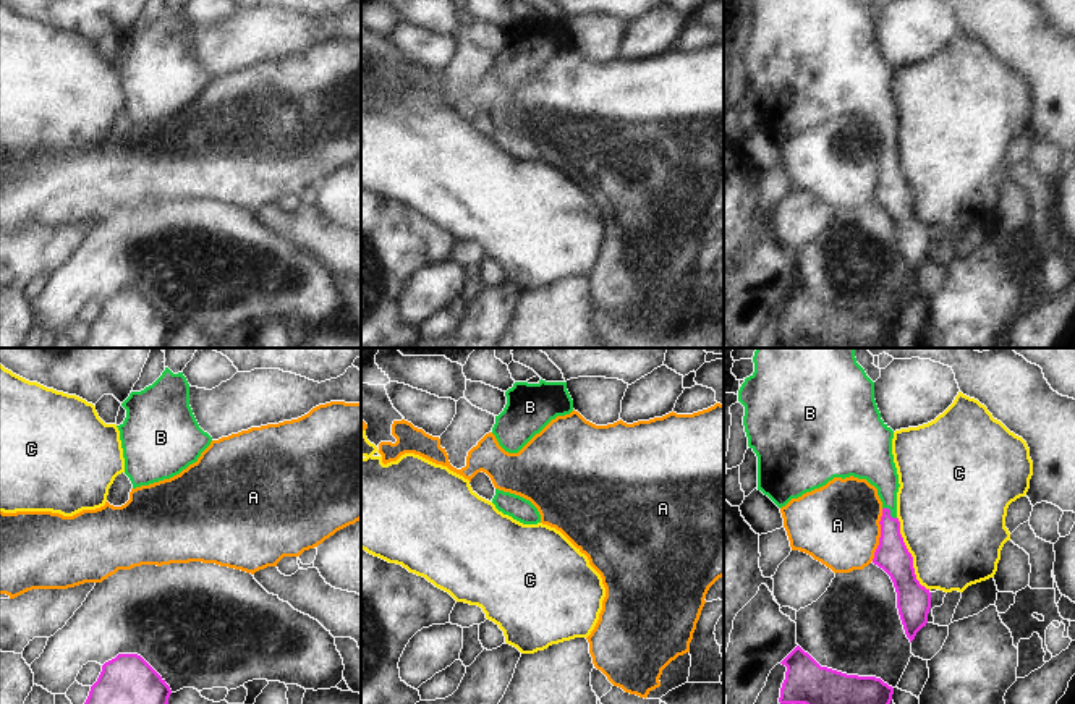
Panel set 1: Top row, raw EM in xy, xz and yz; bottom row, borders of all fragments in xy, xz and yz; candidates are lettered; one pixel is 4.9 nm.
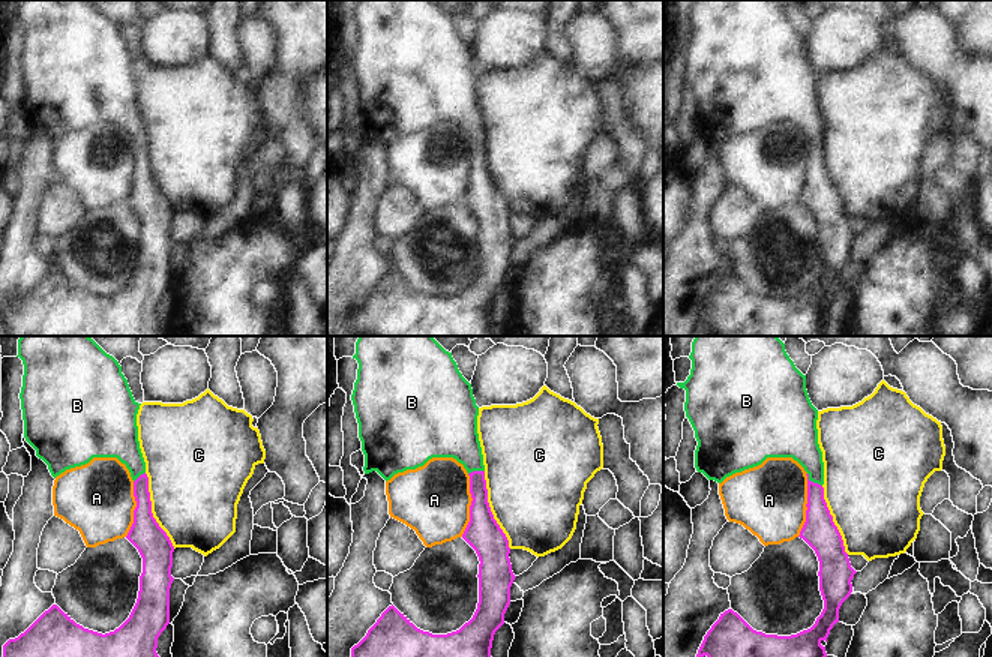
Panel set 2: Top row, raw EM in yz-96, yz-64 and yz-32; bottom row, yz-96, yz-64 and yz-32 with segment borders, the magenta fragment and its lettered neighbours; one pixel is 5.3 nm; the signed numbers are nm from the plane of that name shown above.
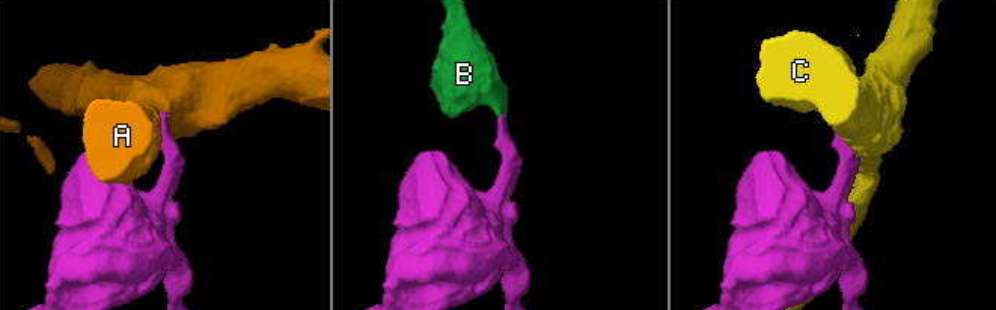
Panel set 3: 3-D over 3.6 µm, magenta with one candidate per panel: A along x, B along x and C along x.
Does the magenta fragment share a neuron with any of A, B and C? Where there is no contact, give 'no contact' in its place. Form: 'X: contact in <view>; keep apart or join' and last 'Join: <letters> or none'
A: contact in yz; keep apart
B: contact in yz; join
C: contact in yz; keep apart
Join: B

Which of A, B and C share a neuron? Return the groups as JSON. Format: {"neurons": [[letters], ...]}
{"neurons": [["A"], ["B"], ["C"]]}

